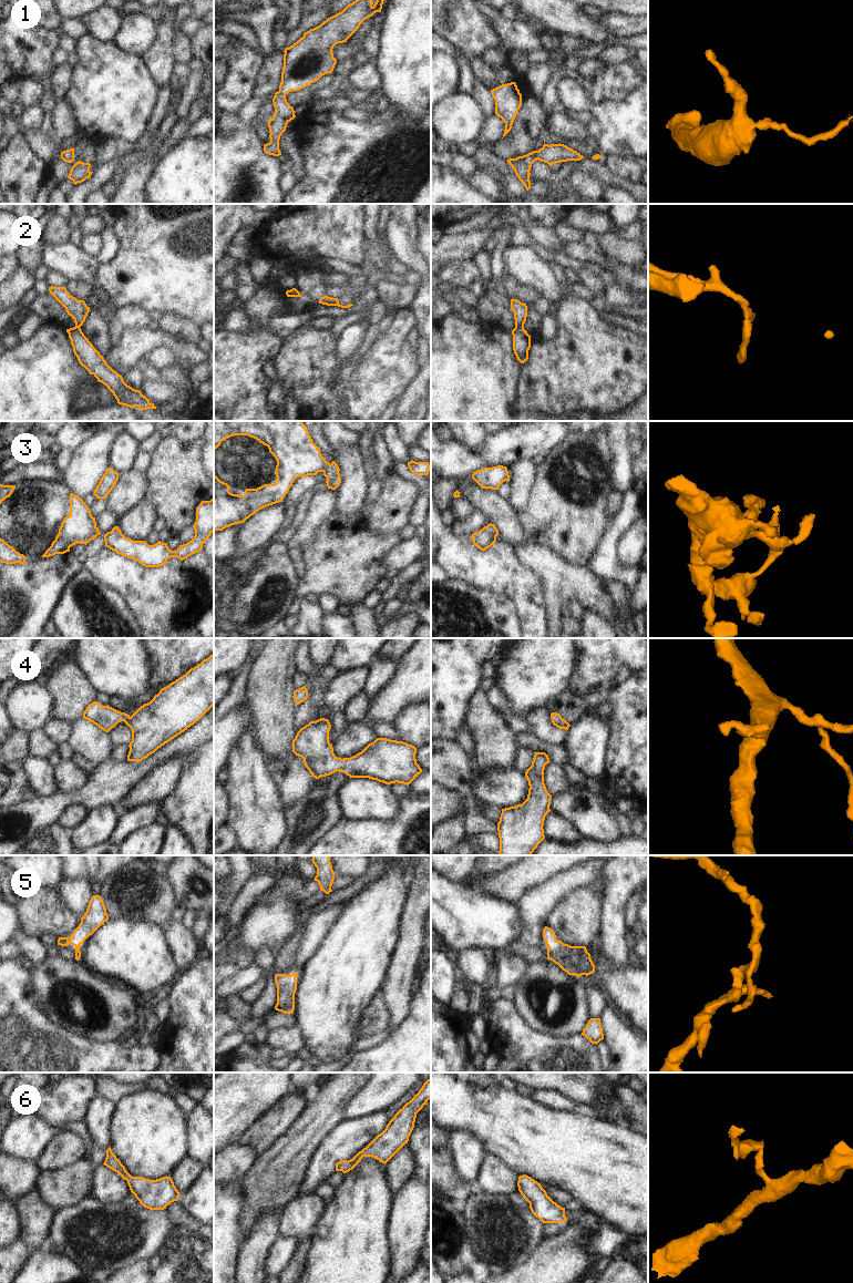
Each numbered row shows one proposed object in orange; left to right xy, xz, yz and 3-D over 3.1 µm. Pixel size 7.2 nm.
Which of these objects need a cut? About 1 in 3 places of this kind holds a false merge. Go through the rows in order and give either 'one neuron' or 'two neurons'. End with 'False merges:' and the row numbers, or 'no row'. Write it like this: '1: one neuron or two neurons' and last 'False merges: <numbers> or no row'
1: one neuron
2: two neurons
3: one neuron
4: one neuron
5: one neuron
6: one neuron
False merges: 2

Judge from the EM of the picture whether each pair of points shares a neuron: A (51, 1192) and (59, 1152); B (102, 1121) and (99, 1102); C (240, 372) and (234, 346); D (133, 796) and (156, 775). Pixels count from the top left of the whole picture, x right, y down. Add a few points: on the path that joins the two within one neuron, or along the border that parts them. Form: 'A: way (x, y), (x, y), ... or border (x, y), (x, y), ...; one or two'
A: border (80, 1159), (60, 1169), (41, 1172); two
B: way (99, 1117), (99, 1107); one
C: way (234, 366), (234, 352); one
D: way (139, 792), (151, 780); one

